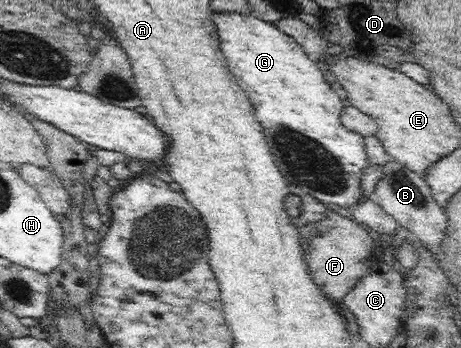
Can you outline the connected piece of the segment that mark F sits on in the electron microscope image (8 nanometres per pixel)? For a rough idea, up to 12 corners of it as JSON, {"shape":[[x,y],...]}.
{"shape":[[332,209],[298,226],[313,281],[333,302],[367,274],[375,240]]}

